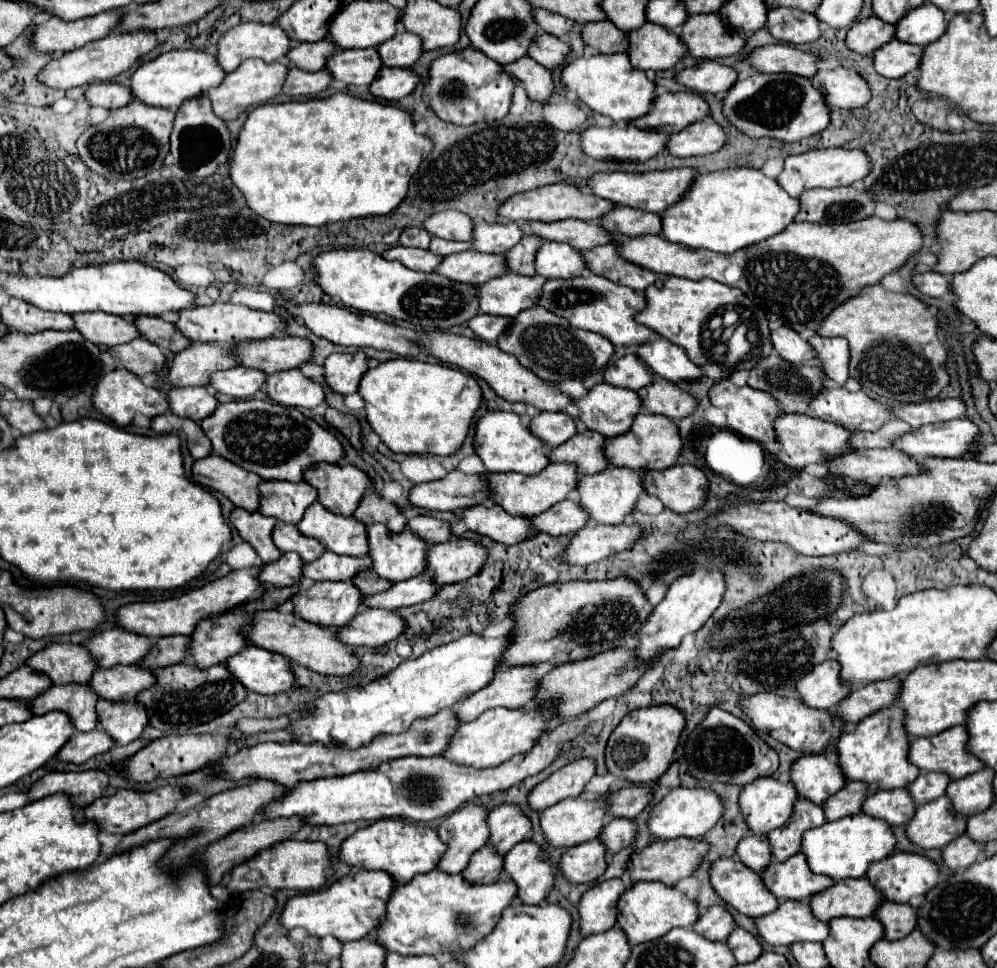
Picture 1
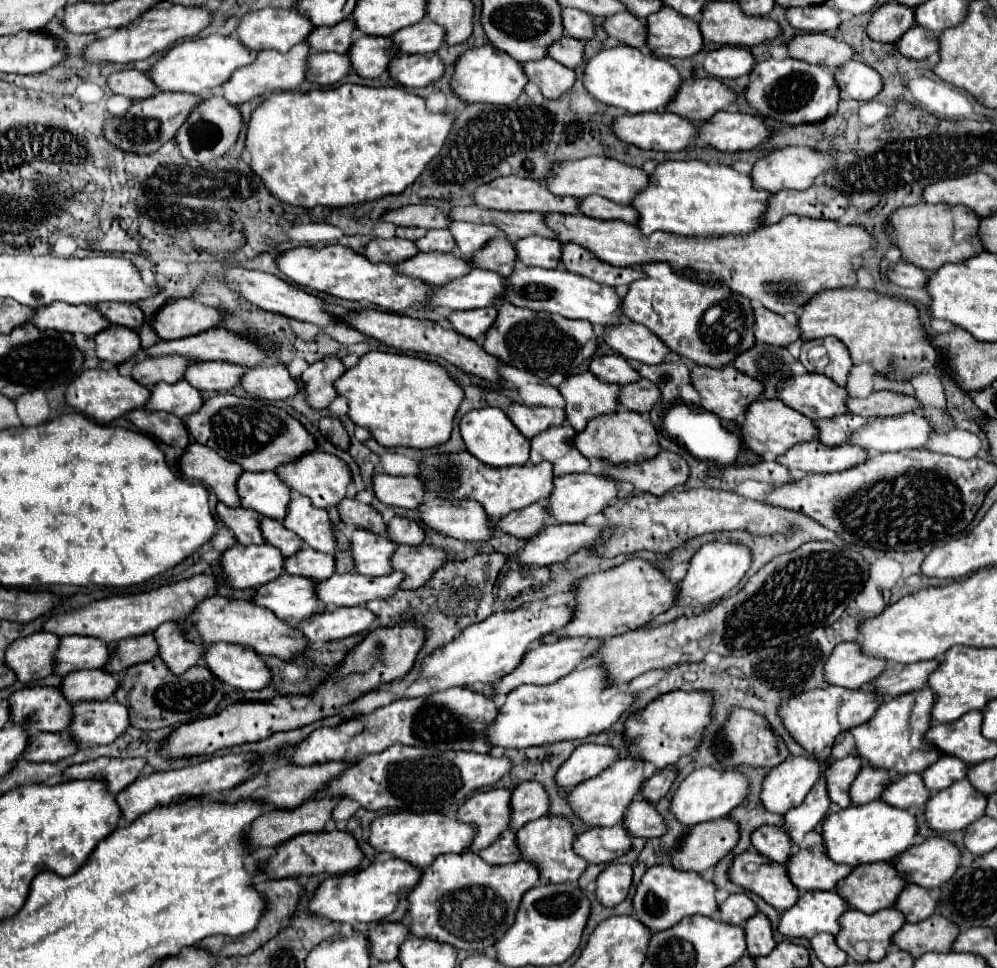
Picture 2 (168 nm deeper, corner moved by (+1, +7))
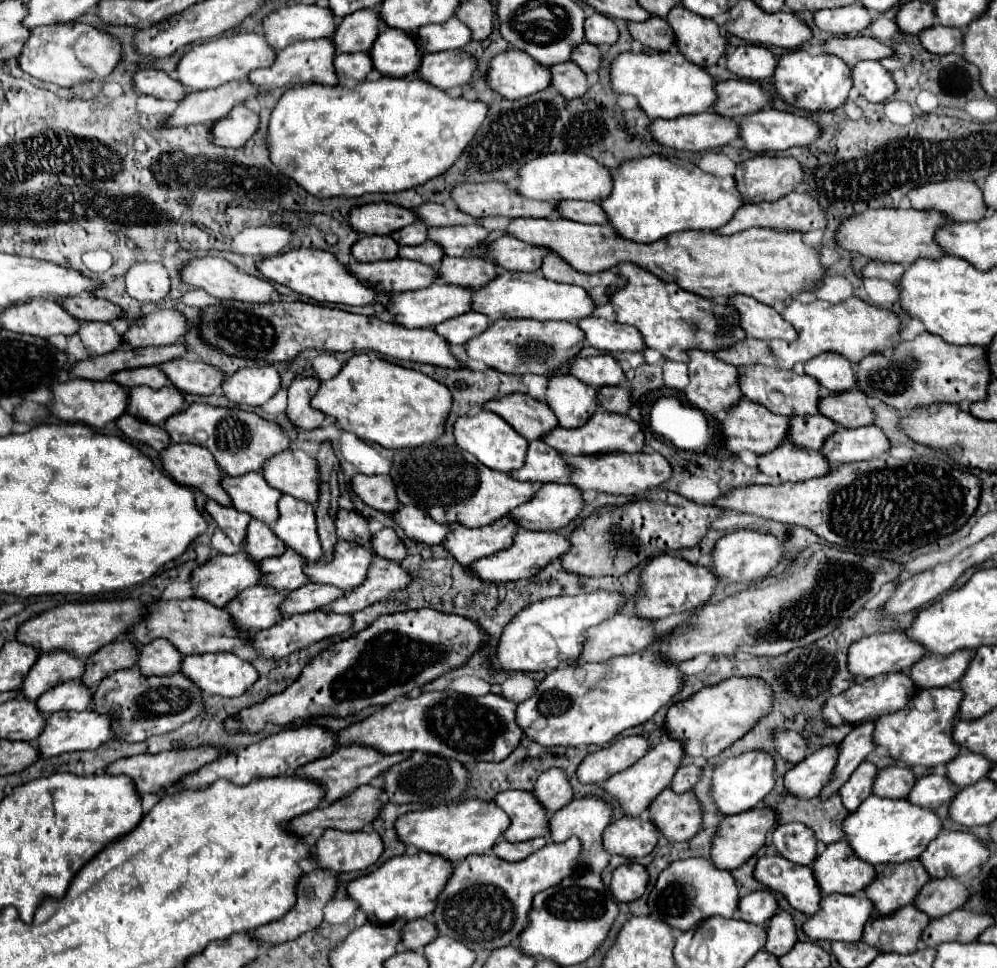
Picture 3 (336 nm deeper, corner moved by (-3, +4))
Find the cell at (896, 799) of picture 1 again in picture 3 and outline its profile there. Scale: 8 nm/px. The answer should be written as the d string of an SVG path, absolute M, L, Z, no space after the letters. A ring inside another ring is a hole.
M927 774L917 778L915 786L909 792L909 802L921 806L921 808L939 808L941 804L947 804L955 796L957 788L947 782L945 776L941 774Z

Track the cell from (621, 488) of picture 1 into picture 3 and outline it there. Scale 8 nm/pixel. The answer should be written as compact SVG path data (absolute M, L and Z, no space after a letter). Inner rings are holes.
M543 484L533 500L511 512L515 522L527 530L553 532L573 522L583 510L583 492L573 484Z

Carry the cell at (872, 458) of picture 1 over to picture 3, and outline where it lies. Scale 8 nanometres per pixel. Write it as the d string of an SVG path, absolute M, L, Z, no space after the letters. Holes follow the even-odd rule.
M783 442L777 450L759 456L759 470L777 482L801 482L827 476L833 468L821 452L809 452L795 444Z

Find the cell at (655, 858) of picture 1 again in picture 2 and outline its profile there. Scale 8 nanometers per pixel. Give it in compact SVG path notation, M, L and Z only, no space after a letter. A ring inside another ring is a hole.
M727 815L717 821L693 825L685 833L679 849L673 851L671 863L683 871L703 873L713 869L739 841L739 825L731 819Z

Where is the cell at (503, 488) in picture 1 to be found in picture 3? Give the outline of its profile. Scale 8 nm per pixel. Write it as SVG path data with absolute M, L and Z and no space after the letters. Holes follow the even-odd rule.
M437 442L425 444L421 448L399 450L393 458L391 478L397 484L397 496L399 496L401 504L413 504L417 508L423 508L441 524L459 522L461 526L467 526L467 528L481 528L481 526L493 524L495 520L499 520L503 516L509 516L517 506L529 502L535 496L535 492L539 490L539 484L519 482L505 472L495 472L495 470L483 466L473 454L463 452L457 446L441 446Z

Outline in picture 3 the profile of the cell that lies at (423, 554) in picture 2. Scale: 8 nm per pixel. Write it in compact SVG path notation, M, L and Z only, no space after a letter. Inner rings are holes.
M375 558L365 584L361 584L359 588L353 588L349 592L349 596L335 600L329 608L323 608L323 610L331 610L331 612L339 612L339 614L359 612L375 602L385 600L389 594L407 588L413 580L415 578L407 570L403 570L403 566L399 562Z

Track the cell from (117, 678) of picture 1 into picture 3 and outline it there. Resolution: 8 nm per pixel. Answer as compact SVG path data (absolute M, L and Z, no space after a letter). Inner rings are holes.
M67 680L47 690L37 704L45 714L59 710L87 710L93 704L93 688L85 686L81 680Z

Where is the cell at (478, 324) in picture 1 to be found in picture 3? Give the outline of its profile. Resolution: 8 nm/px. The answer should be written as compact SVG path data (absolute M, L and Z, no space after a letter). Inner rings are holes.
M467 312L467 314L461 314L457 318L451 318L451 320L445 320L441 324L435 326L435 332L445 336L445 340L449 344L467 344L471 338L479 336L483 330L487 330L491 324L489 316L481 314L481 312Z

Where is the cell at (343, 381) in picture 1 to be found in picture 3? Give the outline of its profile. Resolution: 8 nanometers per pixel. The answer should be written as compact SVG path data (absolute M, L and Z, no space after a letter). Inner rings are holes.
M307 376L307 378L295 380L289 386L287 416L295 422L295 426L313 430L313 428L321 426L321 422L325 420L325 414L311 406L311 398L319 390L319 384L321 384L321 380L317 376Z

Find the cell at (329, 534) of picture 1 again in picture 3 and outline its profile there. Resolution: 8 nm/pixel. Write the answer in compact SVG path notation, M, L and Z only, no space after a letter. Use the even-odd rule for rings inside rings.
M281 496L279 520L273 526L273 532L309 562L317 562L321 558L321 542L317 536L313 504L293 496Z

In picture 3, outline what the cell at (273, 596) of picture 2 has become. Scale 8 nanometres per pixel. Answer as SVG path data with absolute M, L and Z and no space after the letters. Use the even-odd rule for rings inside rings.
M257 584L237 594L227 604L227 610L233 616L235 626L243 632L265 630L285 618L281 616L281 604L285 602L285 598L285 592L267 584Z

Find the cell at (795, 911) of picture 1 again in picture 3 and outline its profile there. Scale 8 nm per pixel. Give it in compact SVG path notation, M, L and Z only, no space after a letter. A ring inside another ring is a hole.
M827 894L821 898L819 910L805 920L803 932L813 940L857 942L871 916L873 906L863 894Z

